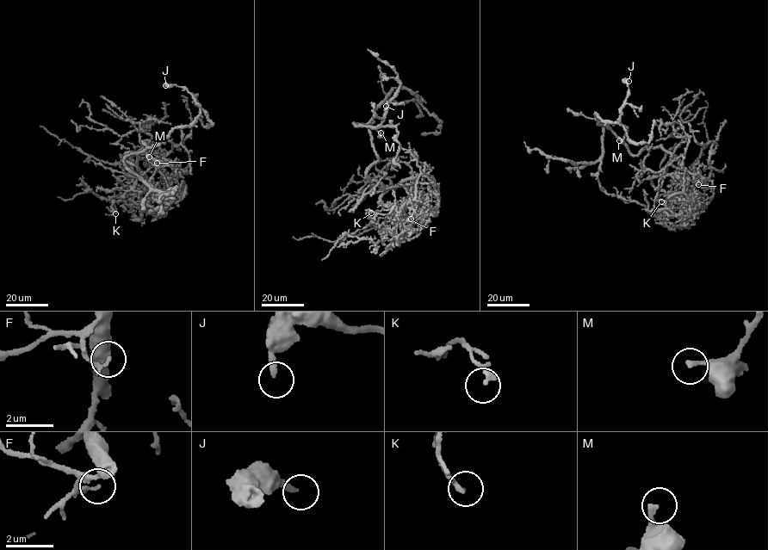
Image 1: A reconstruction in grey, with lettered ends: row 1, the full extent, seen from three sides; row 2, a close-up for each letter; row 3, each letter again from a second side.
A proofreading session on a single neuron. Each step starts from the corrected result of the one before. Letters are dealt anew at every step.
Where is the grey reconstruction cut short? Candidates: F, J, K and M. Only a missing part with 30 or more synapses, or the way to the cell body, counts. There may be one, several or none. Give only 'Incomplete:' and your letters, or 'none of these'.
Incomplete: none of these

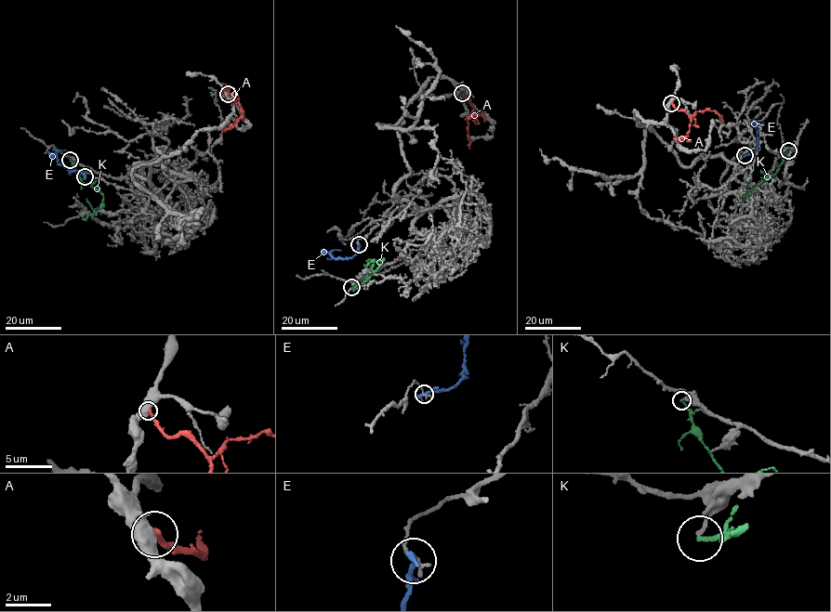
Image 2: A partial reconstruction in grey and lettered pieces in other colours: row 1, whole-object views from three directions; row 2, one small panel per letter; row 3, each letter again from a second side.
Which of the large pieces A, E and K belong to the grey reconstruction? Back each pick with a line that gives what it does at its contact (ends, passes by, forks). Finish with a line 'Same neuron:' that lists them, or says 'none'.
Same neuron: none

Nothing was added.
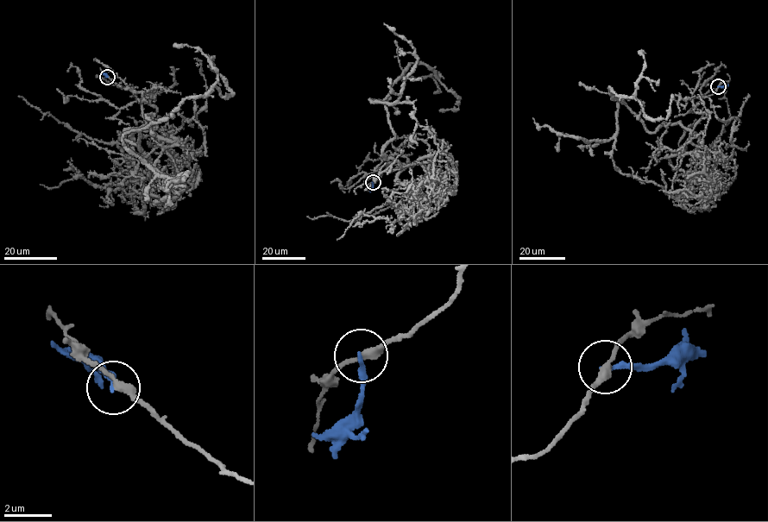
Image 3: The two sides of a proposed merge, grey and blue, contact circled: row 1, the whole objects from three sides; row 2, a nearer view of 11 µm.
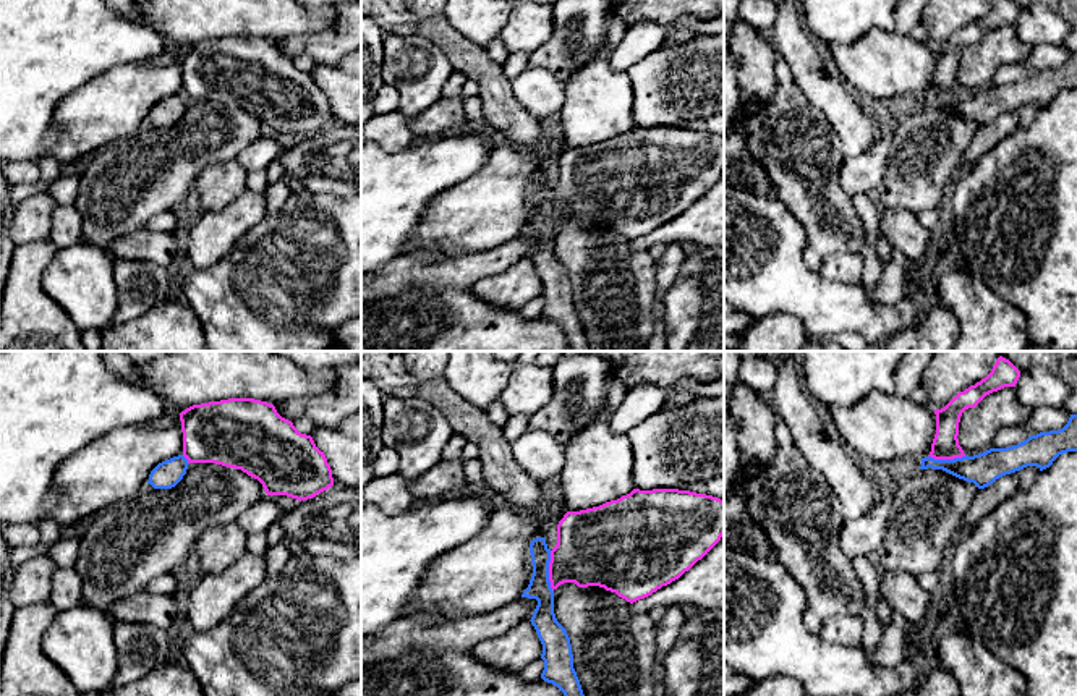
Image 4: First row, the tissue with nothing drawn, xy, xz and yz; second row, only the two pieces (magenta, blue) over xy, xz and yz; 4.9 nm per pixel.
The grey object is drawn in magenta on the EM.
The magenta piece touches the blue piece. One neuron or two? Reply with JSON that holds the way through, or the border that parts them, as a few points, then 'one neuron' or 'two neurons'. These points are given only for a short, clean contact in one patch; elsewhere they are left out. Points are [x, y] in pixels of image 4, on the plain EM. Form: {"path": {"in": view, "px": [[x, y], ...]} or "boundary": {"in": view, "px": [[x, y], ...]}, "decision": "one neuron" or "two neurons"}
{"boundary": {"in": "xz", "px": [[549, 188], [549, 224], [553, 229]]}, "decision": "two neurons"}

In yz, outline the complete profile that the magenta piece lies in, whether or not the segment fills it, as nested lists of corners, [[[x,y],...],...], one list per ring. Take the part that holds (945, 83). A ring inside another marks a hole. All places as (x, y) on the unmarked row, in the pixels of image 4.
[[[996,0],[991,10],[959,29],[944,45],[934,47],[936,71],[928,94],[934,97],[954,97],[965,94],[959,83],[959,60],[965,47],[975,45],[986,32],[998,29],[1004,24],[1015,24],[1020,8],[1012,0]]]

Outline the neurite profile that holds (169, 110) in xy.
[[[183,92],[165,97],[151,108],[147,121],[154,126],[172,126],[183,117],[188,102]]]

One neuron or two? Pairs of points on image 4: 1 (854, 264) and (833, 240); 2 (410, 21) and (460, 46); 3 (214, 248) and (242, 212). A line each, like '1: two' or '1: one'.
1: two
2: one
3: one

